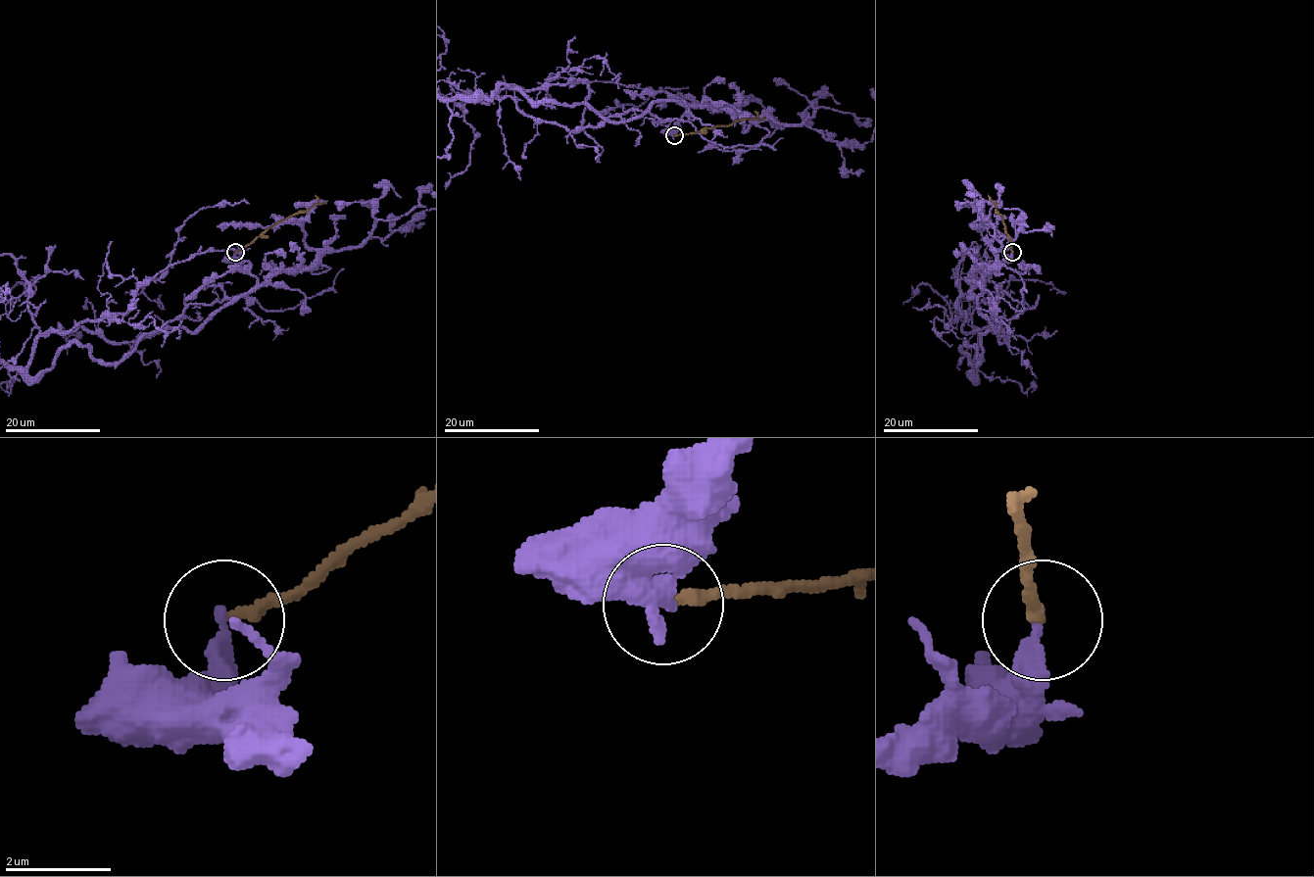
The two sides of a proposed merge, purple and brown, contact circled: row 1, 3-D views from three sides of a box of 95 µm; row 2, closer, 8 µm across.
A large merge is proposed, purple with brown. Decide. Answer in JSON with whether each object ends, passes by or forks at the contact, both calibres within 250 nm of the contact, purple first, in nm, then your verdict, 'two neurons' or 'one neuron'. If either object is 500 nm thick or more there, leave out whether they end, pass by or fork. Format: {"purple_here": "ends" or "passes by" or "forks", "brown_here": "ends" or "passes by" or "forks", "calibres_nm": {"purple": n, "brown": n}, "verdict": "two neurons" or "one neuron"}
{"purple_here": "ends", "brown_here": "ends", "calibres_nm": {"purple": 320, "brown": 200}, "verdict": "two neurons"}

